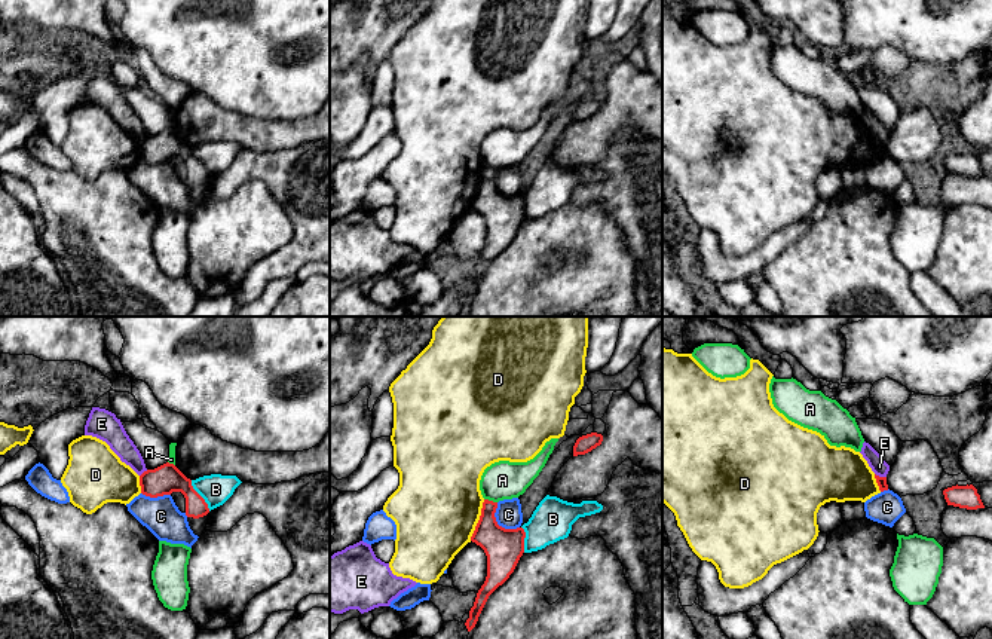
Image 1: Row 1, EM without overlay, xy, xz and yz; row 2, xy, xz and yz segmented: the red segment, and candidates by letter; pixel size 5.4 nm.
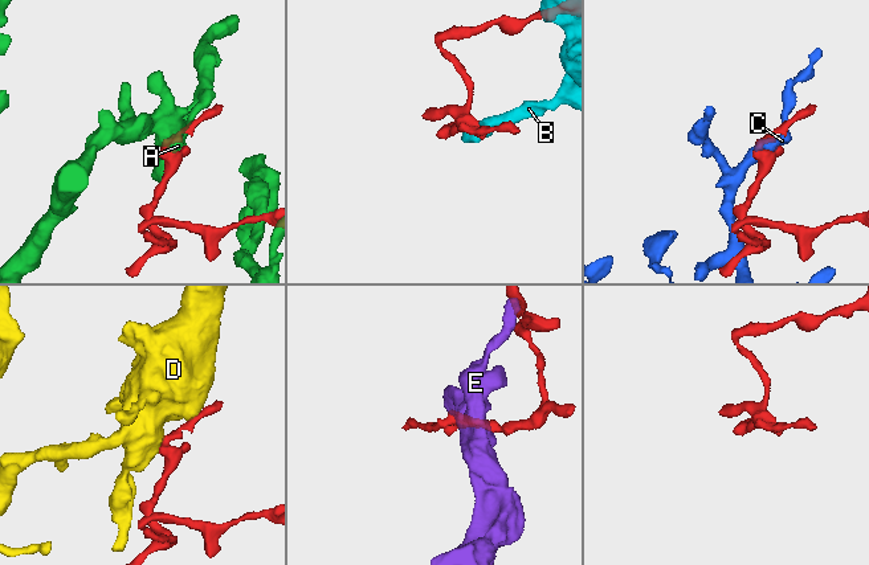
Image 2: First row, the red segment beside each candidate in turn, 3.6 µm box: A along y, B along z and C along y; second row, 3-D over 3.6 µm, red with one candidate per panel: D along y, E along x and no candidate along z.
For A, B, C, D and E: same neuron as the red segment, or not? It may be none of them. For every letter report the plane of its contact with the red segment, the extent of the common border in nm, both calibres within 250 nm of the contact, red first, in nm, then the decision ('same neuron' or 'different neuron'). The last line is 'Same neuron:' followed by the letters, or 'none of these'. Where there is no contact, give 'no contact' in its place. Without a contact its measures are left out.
A: xz | 80 nm | 190/200 nm | different neuron
B: xy | 200 nm | 160/170 nm | different neuron
C: xz | 190 nm | 200/150 nm | different neuron
D: xz | 240 nm | 200/480 nm | different neuron
E: yz | 70 nm | 50/90 nm | different neuron
Same neuron: none of these

